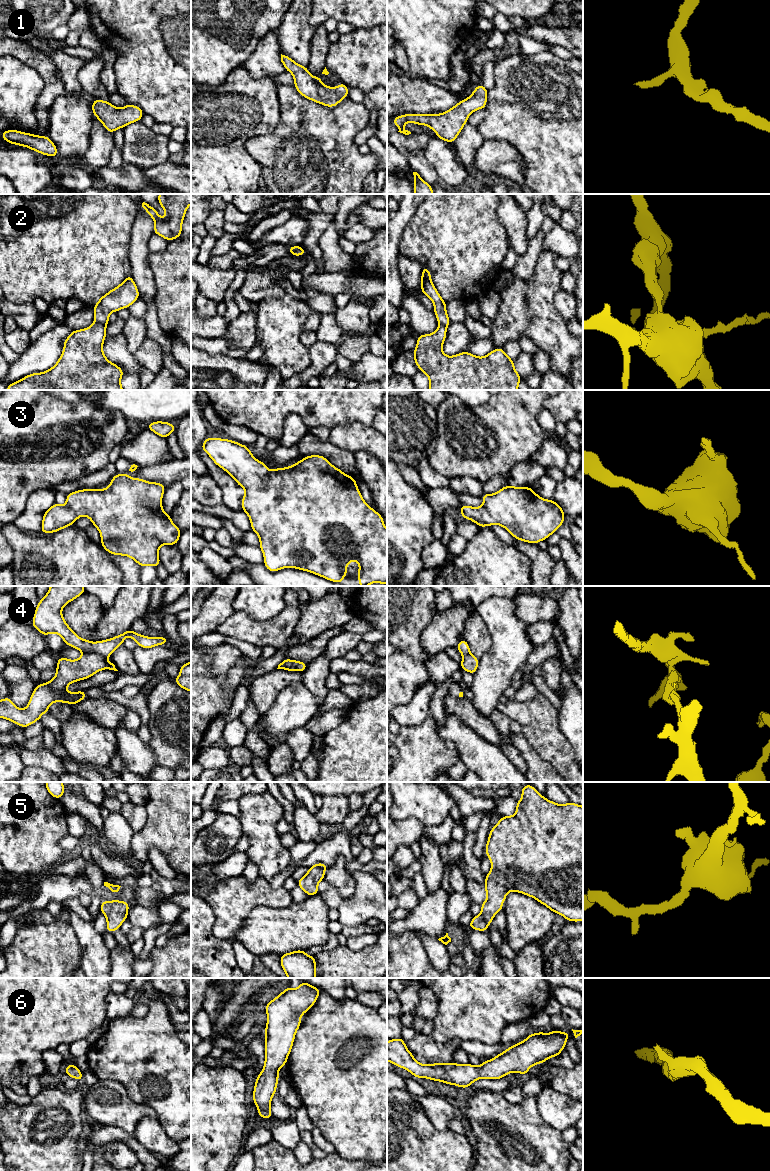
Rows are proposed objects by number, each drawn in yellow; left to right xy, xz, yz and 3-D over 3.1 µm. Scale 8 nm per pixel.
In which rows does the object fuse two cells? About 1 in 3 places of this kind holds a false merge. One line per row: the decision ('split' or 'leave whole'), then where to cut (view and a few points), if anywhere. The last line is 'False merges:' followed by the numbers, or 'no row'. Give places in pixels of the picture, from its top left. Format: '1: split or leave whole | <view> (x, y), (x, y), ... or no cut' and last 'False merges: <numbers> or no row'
1: leave whole | no cut
2: split | xy (94, 321), (105, 326)
3: leave whole | no cut
4: split | xy (83, 652), (96, 652), (105, 658)
5: leave whole | no cut
6: leave whole | no cut
False merges: 2, 4

